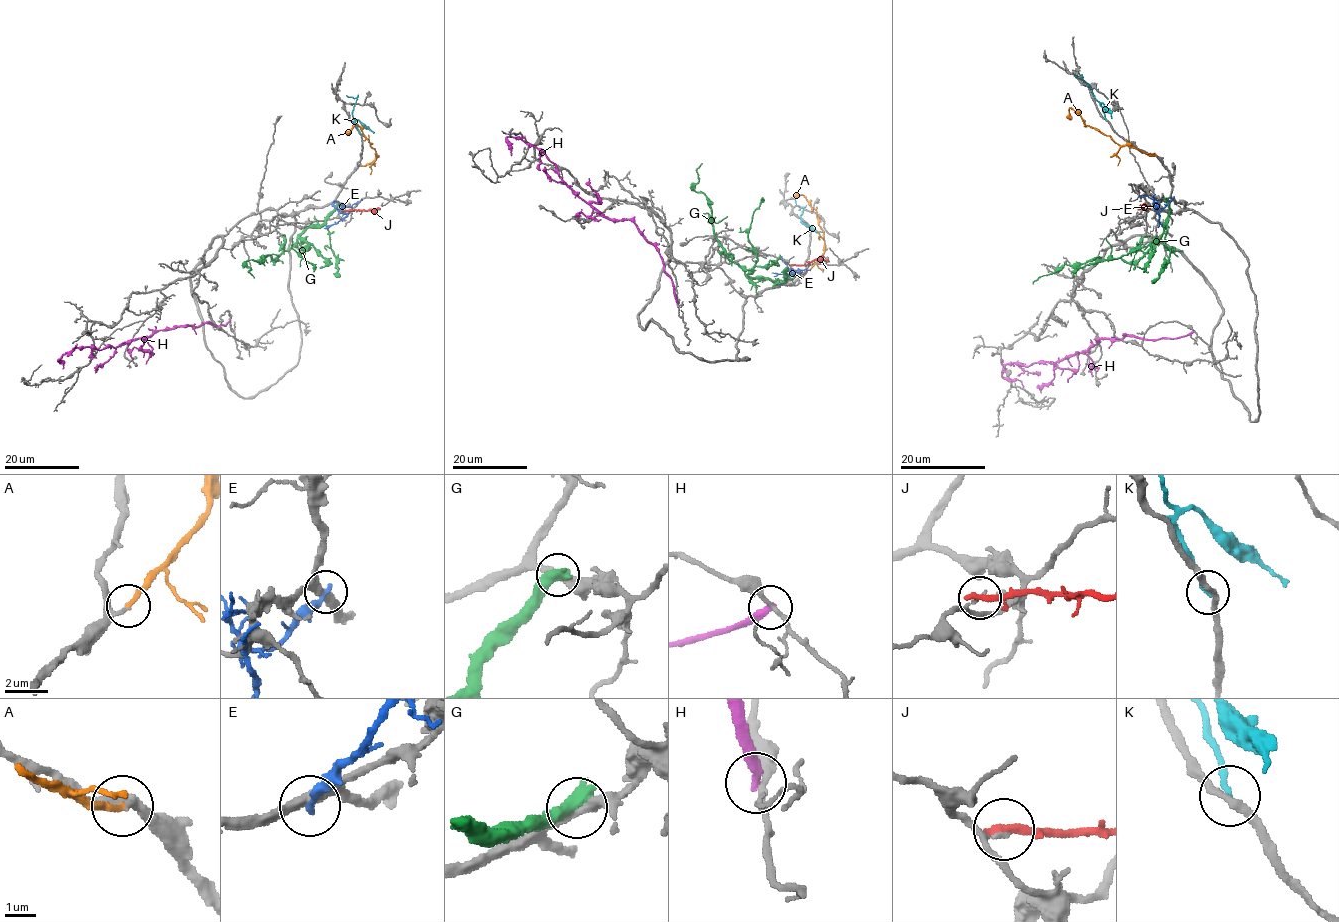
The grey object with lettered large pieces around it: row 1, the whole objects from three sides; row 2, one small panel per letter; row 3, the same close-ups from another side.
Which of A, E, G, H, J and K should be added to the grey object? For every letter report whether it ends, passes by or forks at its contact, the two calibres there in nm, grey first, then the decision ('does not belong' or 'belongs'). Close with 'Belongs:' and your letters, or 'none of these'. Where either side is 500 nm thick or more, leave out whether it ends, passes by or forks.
A: it ends; calibres 150 and 220 nm; belongs
E: it ends; calibres 380 and 280 nm; does not belong
G: calibres 300 and 550 nm; does not belong
H: it ends; calibres 240 and 280 nm; does not belong
J: it passes by; calibres 130 and 240 nm; does not belong
K: it ends; calibres 240 and 190 nm; does not belong
Belongs: A

